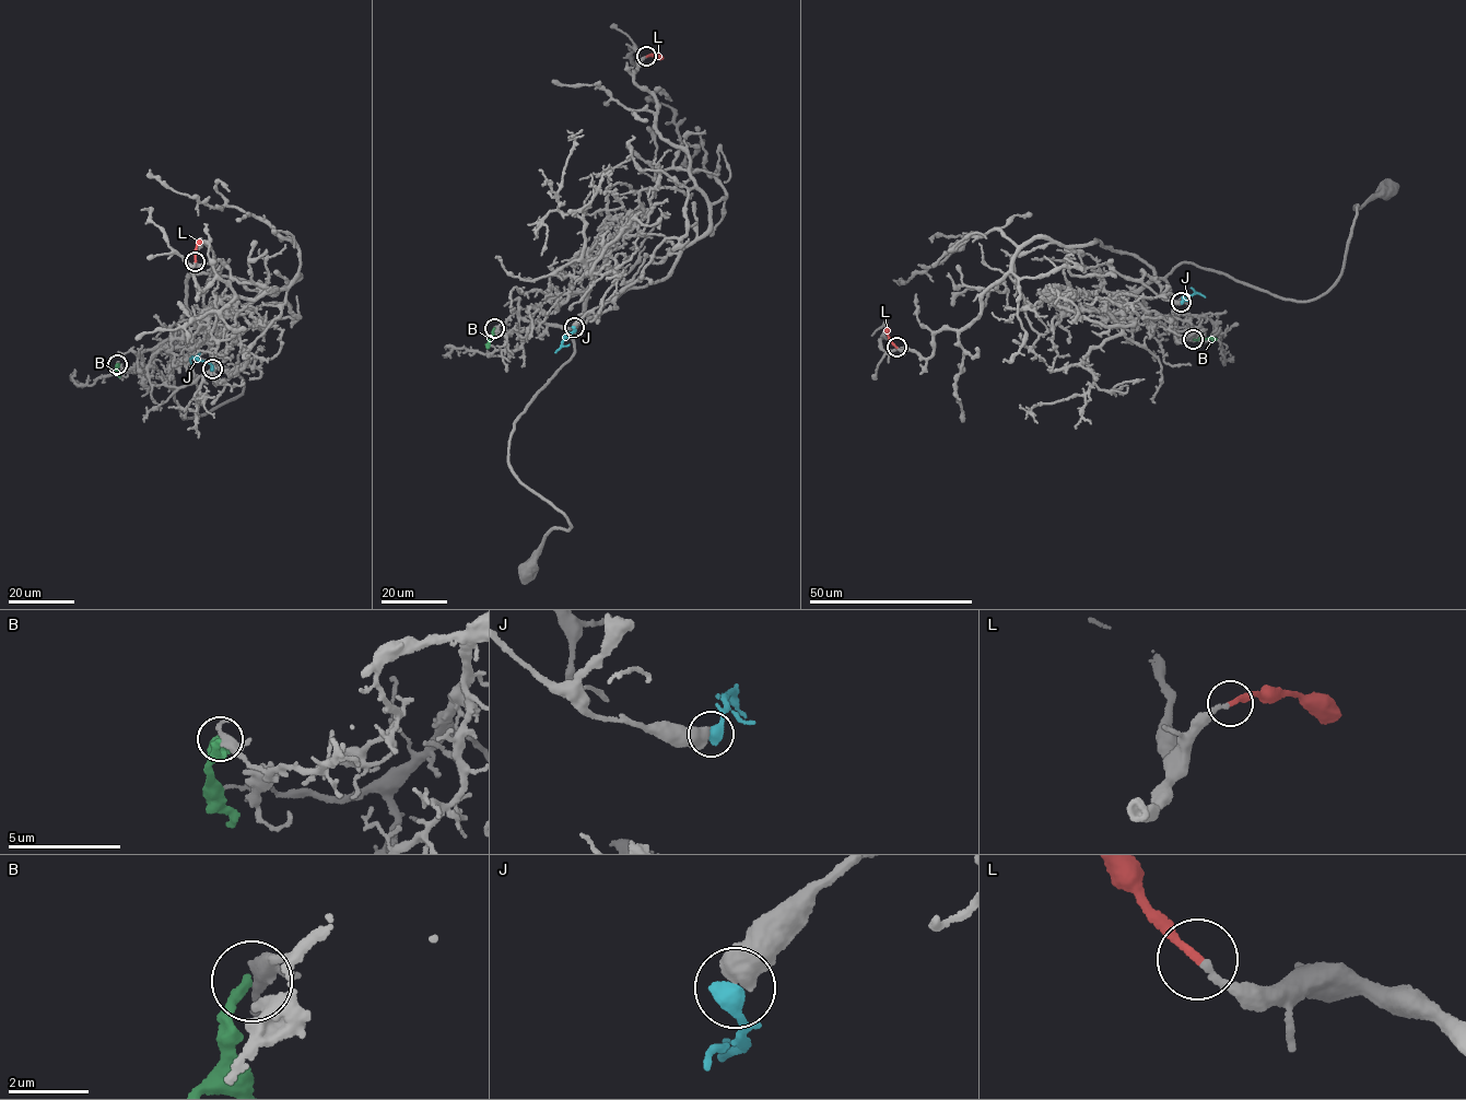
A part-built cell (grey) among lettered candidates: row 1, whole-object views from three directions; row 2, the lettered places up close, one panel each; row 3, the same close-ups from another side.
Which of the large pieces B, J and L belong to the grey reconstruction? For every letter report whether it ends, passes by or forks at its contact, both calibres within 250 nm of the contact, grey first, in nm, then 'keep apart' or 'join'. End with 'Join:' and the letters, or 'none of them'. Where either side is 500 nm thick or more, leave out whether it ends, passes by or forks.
B: it ends | 440/240 nm | keep apart
J: 700/440 nm | keep apart
L: it ends | 190/200 nm | join
Join: L

